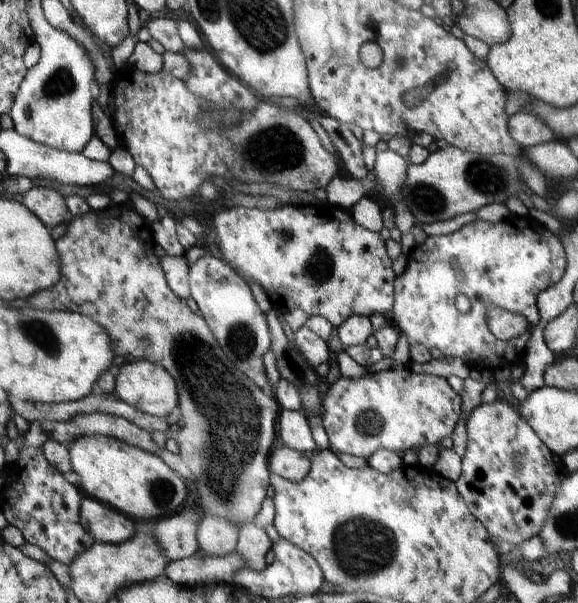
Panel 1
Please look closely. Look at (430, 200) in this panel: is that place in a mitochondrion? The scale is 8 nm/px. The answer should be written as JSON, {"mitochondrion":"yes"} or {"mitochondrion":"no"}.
{"mitochondrion":"yes"}

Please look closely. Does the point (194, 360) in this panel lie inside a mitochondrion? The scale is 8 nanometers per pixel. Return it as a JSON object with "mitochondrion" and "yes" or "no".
{"mitochondrion":"yes"}

